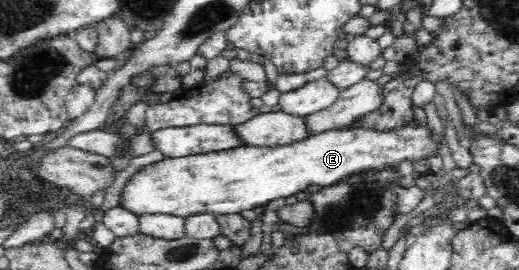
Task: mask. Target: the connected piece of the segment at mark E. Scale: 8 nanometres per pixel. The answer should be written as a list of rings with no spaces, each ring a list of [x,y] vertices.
[[[413,116],[411,120],[405,121],[405,124],[390,129],[353,124],[312,133],[307,138],[293,141],[291,144],[272,147],[245,145],[199,155],[165,158],[161,162],[143,168],[129,180],[121,194],[120,204],[135,211],[138,215],[163,213],[187,217],[197,213],[235,214],[242,210],[253,209],[255,206],[266,206],[271,200],[277,200],[277,198],[295,196],[295,194],[307,190],[309,186],[329,188],[329,186],[335,186],[353,176],[371,174],[371,172],[381,174],[381,172],[397,170],[403,162],[424,162],[436,157],[441,159],[441,156],[443,156],[441,133],[431,129],[425,120],[421,122]]]

